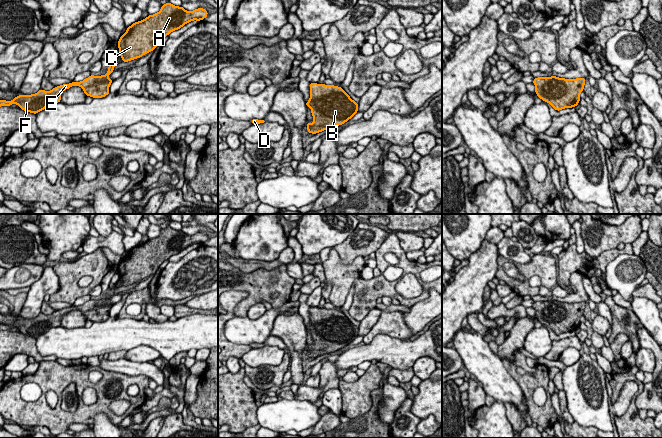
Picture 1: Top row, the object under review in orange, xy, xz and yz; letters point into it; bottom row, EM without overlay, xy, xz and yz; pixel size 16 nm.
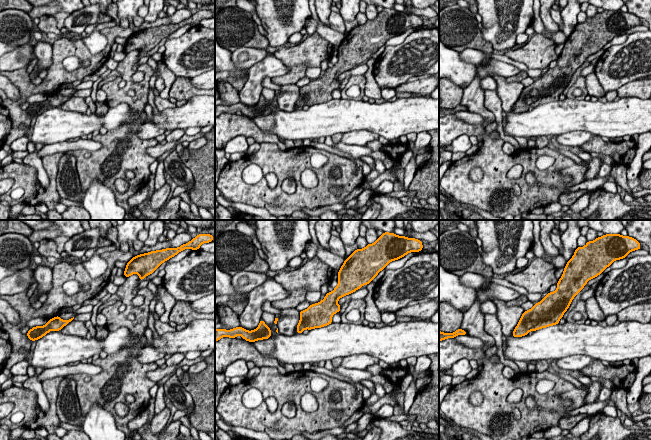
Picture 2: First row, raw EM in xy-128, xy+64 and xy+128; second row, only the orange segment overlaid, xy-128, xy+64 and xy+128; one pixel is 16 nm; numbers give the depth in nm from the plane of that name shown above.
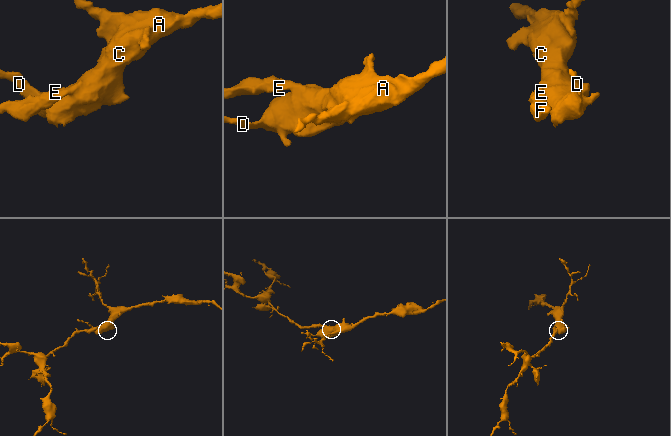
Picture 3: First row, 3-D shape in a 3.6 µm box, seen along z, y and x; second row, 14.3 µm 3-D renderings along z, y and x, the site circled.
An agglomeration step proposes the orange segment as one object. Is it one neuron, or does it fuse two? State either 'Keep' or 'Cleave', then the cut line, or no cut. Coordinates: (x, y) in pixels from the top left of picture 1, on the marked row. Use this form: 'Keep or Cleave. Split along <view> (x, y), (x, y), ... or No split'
Keep. No split

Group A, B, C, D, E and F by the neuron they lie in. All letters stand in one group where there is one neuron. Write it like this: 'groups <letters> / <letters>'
groups A B C D E F

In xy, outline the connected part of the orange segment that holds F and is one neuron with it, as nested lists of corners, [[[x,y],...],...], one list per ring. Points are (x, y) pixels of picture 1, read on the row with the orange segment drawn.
[[[114,60],[113,64],[109,64],[108,71],[105,75],[94,76],[91,74],[83,81],[73,81],[69,84],[56,86],[50,91],[40,89],[36,94],[15,96],[15,99],[11,101],[0,100],[0,107],[9,107],[11,104],[17,104],[22,110],[37,114],[41,110],[46,109],[49,105],[61,102],[62,92],[72,86],[81,87],[86,96],[92,98],[105,97],[110,93],[109,87],[113,82],[113,79],[110,79],[108,76],[114,71],[116,64],[118,64],[116,60]]]

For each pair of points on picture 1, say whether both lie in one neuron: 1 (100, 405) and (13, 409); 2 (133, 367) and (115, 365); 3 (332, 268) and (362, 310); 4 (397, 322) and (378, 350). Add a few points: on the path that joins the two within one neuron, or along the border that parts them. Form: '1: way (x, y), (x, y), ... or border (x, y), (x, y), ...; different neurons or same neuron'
1: way (78, 416), (49, 417), (41, 413), (35, 413); same neuron
2: way (129, 367), (119, 365); same neuron
3: way (345, 276), (350, 276), (357, 283), (357, 297); same neuron
4: border (400, 338), (377, 334), (366, 344); different neurons

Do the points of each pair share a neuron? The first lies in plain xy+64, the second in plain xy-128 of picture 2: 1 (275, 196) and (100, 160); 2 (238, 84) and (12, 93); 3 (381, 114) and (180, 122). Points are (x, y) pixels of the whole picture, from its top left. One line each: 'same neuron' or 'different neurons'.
1: same neuron
2: different neurons
3: same neuron

